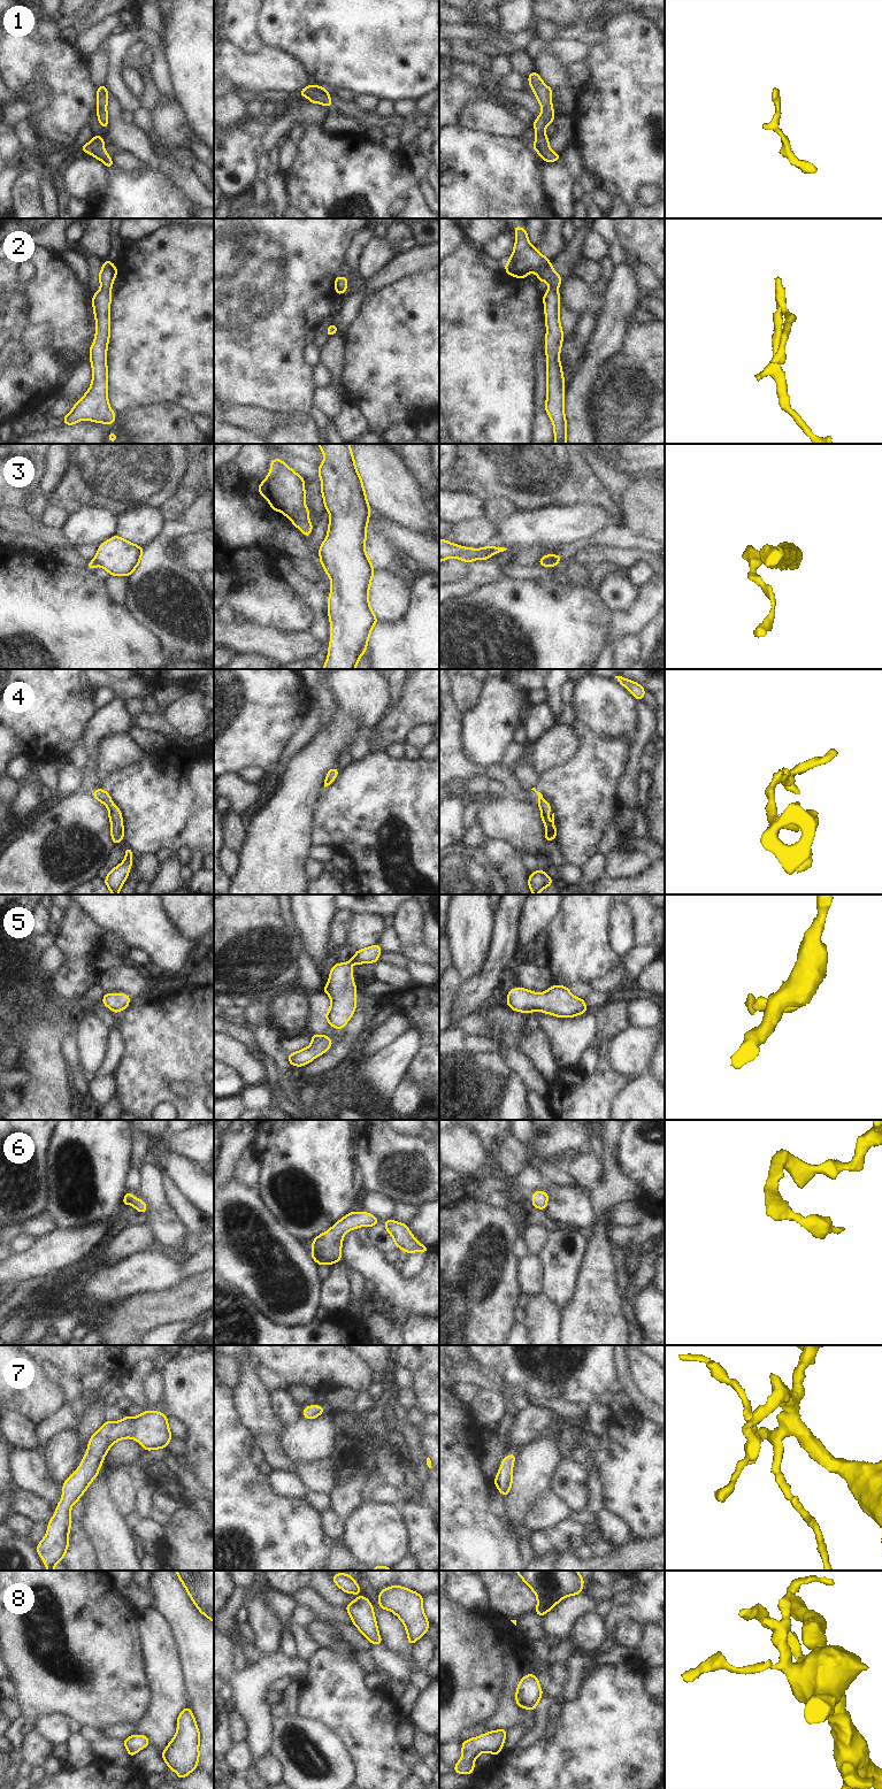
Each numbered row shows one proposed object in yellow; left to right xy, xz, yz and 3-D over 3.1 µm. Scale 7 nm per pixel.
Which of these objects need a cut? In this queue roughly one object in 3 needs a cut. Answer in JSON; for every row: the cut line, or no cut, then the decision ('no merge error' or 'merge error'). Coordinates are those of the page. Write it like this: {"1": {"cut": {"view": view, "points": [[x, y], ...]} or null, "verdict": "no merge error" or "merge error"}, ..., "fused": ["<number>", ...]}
{"1": {"cut": null, "verdict": "no merge error"}, "2": {"cut": null, "verdict": "no merge error"}, "3": {"cut": {"view": "yz", "points": [[539, 560], [551, 560], [555, 563]]}, "verdict": "merge error"}, "4": {"cut": null, "verdict": "no merge error"}, "5": {"cut": null, "verdict": "no merge error"}, "6": {"cut": null, "verdict": "no merge error"}, "7": {"cut": null, "verdict": "no merge error"}, "8": {"cut": null, "verdict": "no merge error"}, "fused": ["3"]}

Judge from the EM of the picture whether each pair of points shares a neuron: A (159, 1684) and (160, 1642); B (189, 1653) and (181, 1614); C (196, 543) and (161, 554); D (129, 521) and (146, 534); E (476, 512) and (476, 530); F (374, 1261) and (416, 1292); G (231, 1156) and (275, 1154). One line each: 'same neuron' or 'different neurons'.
A: same neuron
B: same neuron
C: different neurons
D: same neuron
E: different neurons
F: same neuron
G: different neurons

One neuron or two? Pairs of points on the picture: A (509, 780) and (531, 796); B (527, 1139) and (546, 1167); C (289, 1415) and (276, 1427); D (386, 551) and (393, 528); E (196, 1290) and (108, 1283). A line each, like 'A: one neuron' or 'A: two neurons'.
A: one neuron
B: one neuron
C: two neurons
D: two neurons
E: two neurons

